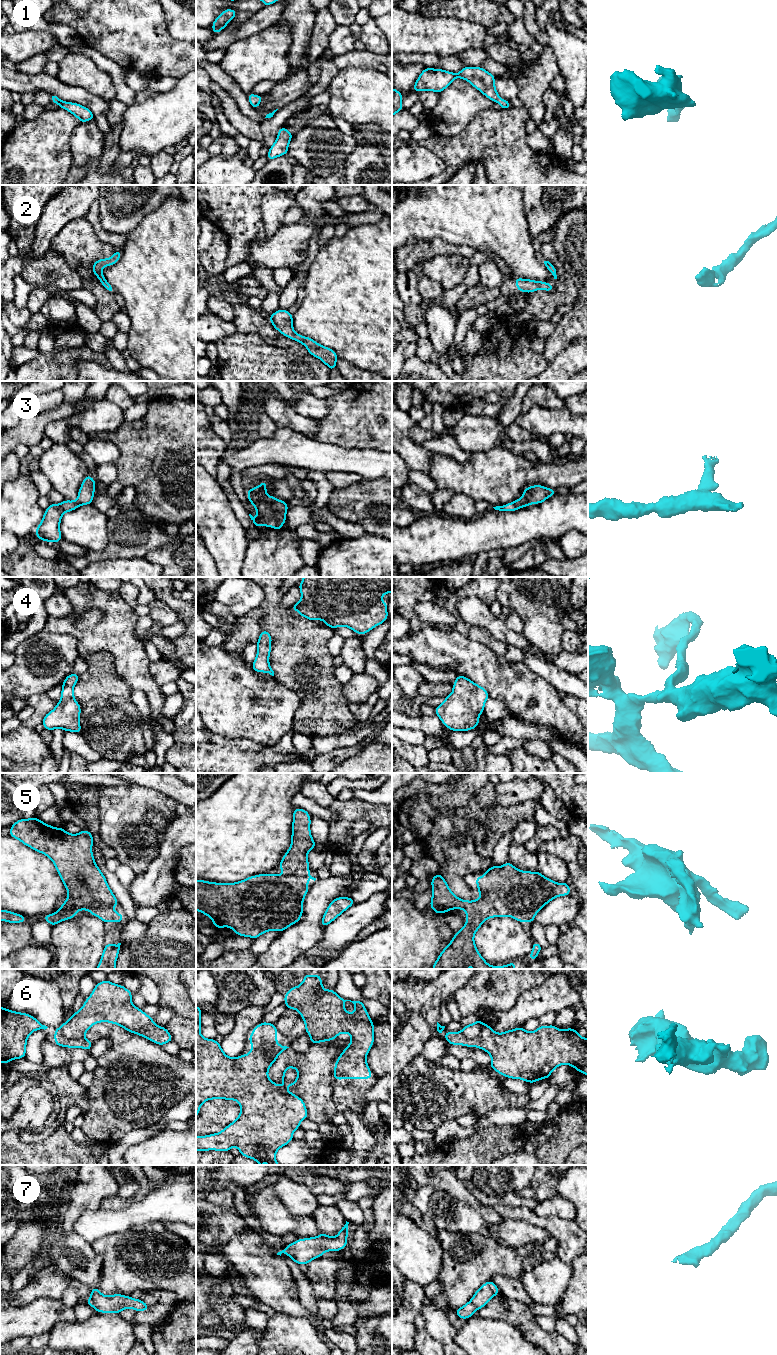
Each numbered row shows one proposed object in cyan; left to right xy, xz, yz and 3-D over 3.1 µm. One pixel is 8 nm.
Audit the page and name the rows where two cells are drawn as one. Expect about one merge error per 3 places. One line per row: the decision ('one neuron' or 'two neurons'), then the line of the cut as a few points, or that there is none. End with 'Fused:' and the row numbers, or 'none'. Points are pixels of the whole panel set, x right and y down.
1: one neuron; no cut
2: one neuron; no cut
3: one neuron; no cut
4: one neuron; no cut
5: one neuron; no cut
6: two neurons; cut in xz along (261, 1046), (261, 1049), (267, 1055), (273, 1056), (275, 1054)
7: one neuron; no cut
Fused: 6

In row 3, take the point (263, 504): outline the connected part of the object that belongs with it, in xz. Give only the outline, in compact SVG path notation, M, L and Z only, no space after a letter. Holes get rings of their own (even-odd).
M263 481L259 486L253 487L247 491L247 497L250 503L254 505L258 516L254 518L249 514L253 524L258 528L259 525L272 527L280 531L282 525L286 523L286 513L288 505L276 497L266 494L267 482Z

